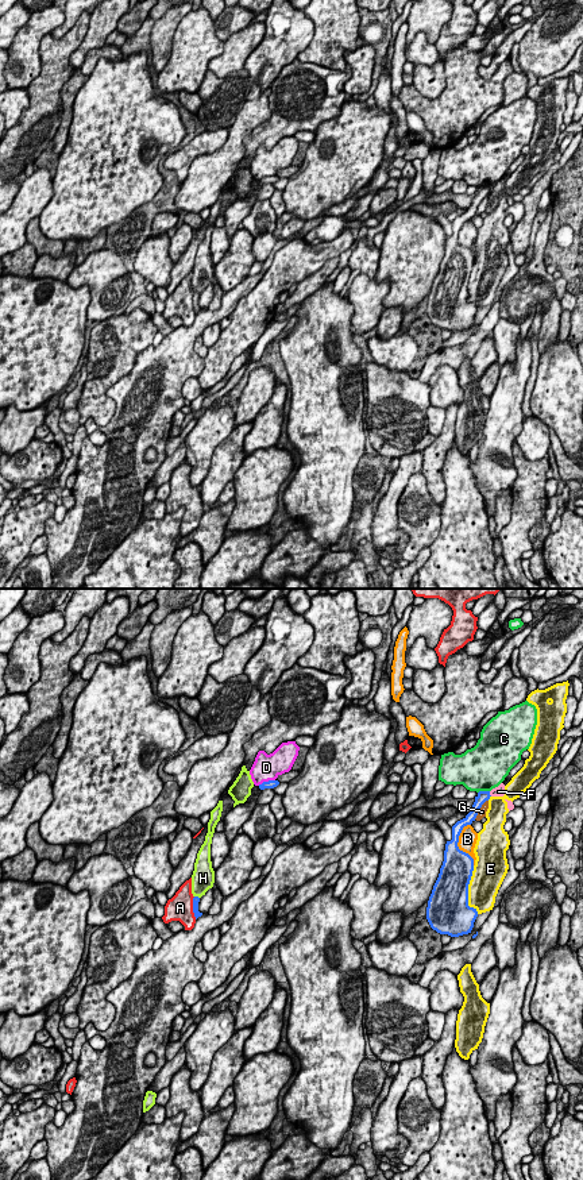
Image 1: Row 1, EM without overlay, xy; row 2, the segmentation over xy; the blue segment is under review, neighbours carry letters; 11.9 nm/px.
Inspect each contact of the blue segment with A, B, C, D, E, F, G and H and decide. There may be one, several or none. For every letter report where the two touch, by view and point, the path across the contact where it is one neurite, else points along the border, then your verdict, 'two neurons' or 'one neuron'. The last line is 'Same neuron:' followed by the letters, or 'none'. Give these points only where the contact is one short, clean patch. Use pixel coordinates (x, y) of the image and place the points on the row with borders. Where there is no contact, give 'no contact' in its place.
A: xy (193, 907) | two neurons
B: xy (456, 845) | two neurons
C: xy (483, 791) | along xy (489, 790), (478, 793) | two neurons
D: xy (266, 782) | along xy (274, 779), (258, 785) | two neurons
E: xy (467, 890) | two neurons
F: xy (489, 794) | along xy (489, 791), (491, 795) | two neurons
G: xy (479, 808) | along xy (487, 799), (474, 818) | two neurons
H: xy (197, 897) | two neurons
Same neuron: none

